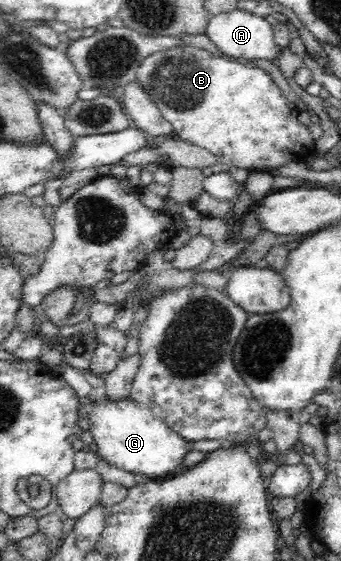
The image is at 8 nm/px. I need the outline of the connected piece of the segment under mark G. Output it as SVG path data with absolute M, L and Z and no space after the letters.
M129 398L122 400L95 399L92 410L82 409L98 446L98 454L110 464L126 472L146 474L150 478L169 478L180 473L180 462L191 450L191 444L174 432L148 407Z

